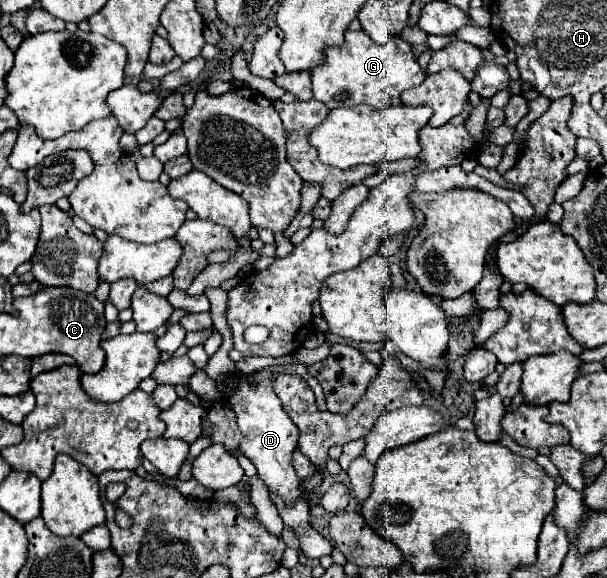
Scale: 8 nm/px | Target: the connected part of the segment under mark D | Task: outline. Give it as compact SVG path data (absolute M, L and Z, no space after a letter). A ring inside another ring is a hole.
M274 368L260 370L248 376L236 376L238 390L228 398L228 404L236 412L238 426L244 434L240 450L252 460L252 464L258 470L258 478L266 484L266 488L274 492L278 498L282 498L284 504L292 506L294 502L306 496L302 478L298 478L290 460L292 452L298 446L298 426L294 426L288 414L282 410L282 402L272 390L272 380L270 380L272 374L276 374Z

